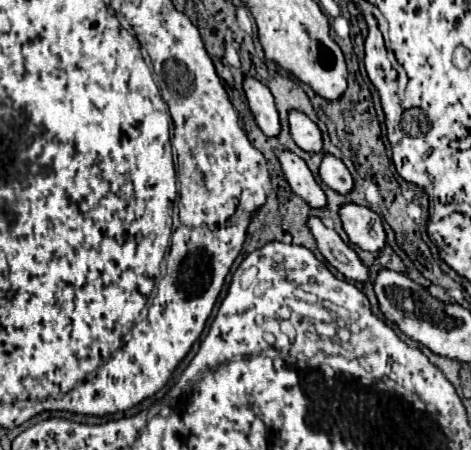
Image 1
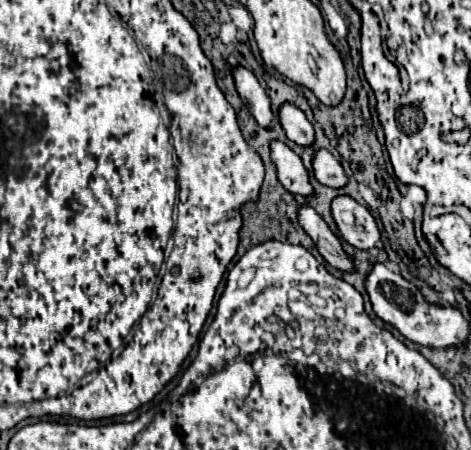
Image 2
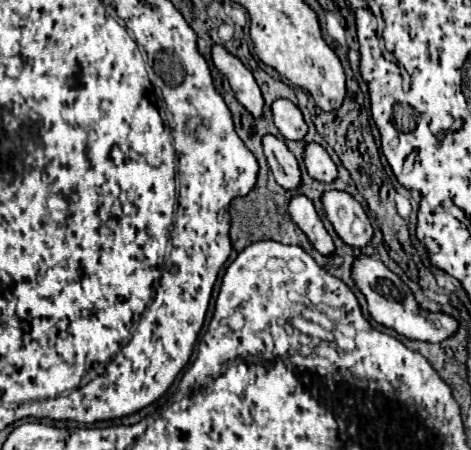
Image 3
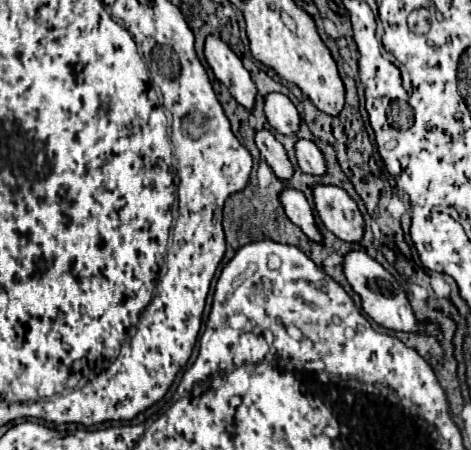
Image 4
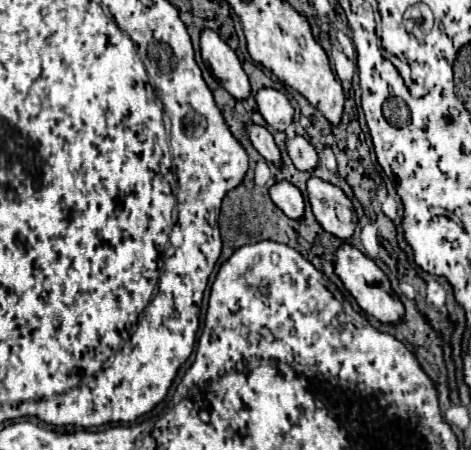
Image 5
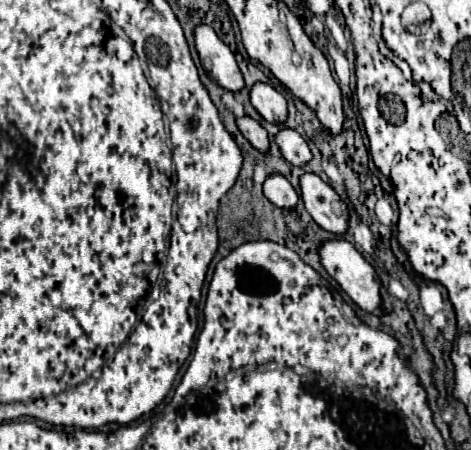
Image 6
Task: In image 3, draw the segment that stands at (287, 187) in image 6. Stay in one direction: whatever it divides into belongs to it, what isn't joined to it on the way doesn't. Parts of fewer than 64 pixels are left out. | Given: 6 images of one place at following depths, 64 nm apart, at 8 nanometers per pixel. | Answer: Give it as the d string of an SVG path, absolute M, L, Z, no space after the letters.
M294 196L290 200L290 216L300 226L300 230L310 238L314 248L324 256L336 256L336 246L332 242L332 236L324 228L318 212L314 210L314 204L306 196Z

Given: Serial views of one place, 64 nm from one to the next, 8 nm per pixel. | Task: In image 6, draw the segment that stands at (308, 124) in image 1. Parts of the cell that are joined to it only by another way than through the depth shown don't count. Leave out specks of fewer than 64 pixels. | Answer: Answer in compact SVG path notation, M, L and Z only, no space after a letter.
M254 84L254 88L250 90L250 102L270 124L284 124L288 118L286 98L268 84Z

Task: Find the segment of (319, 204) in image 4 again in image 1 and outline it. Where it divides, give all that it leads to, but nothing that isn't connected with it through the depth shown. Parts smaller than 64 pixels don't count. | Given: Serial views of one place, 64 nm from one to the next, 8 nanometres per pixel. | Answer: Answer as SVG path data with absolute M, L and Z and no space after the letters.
M344 204L340 208L342 226L352 244L368 252L380 252L386 246L386 232L380 214L358 204Z

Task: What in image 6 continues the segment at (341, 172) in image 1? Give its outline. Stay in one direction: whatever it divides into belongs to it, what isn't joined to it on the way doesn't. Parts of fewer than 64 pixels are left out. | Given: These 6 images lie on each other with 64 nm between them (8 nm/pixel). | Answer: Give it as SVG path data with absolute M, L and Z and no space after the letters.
M290 128L280 130L280 134L276 136L276 142L280 146L282 156L290 164L304 166L304 164L308 164L312 160L312 152L308 148L308 142L296 130L290 130Z

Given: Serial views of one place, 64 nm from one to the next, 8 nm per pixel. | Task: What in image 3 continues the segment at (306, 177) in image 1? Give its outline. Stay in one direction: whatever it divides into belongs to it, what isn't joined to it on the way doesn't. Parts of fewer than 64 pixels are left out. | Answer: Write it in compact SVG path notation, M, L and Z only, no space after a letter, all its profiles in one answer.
M270 134L264 136L262 146L276 182L286 190L298 190L302 186L302 172L296 156L288 150L288 146Z

